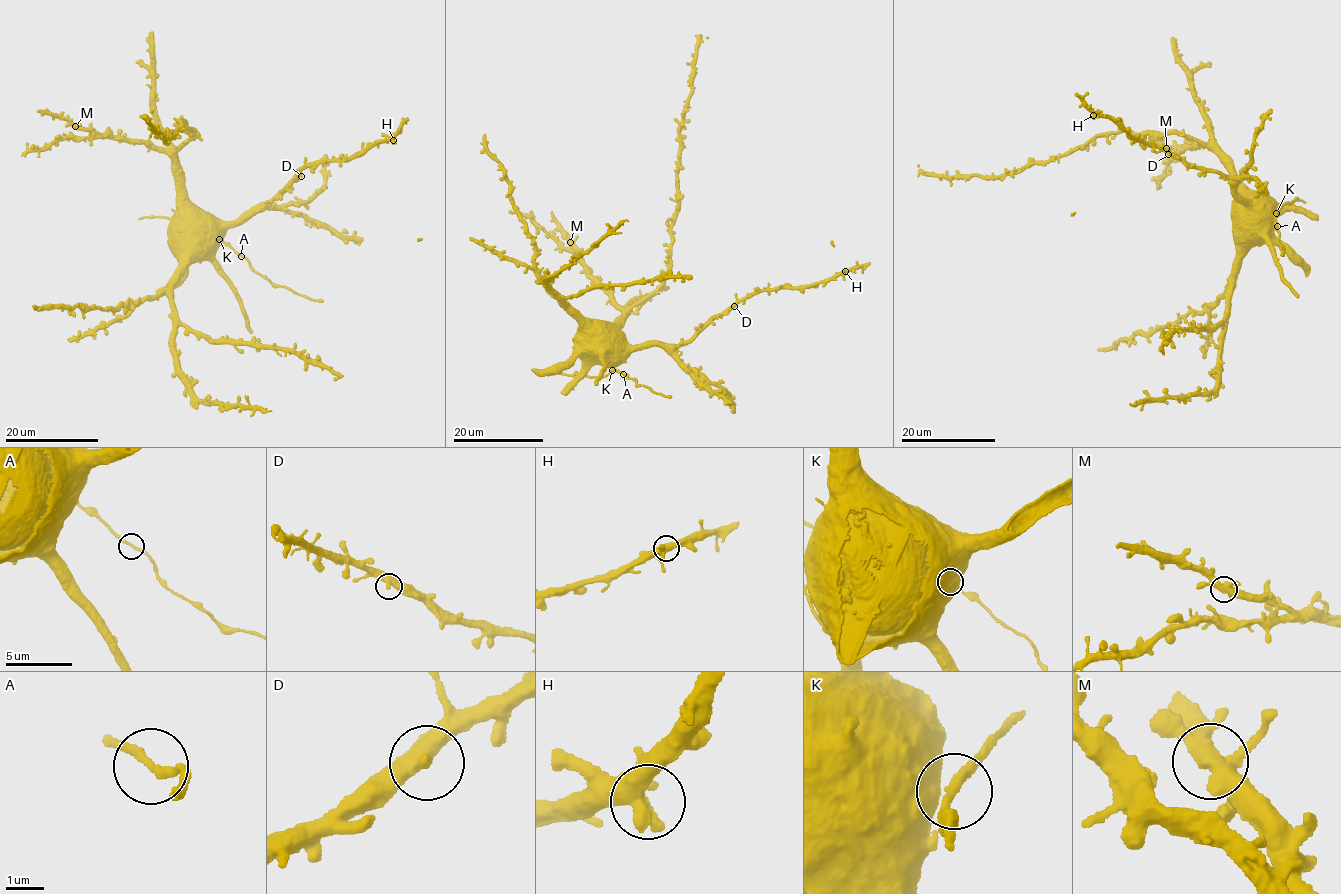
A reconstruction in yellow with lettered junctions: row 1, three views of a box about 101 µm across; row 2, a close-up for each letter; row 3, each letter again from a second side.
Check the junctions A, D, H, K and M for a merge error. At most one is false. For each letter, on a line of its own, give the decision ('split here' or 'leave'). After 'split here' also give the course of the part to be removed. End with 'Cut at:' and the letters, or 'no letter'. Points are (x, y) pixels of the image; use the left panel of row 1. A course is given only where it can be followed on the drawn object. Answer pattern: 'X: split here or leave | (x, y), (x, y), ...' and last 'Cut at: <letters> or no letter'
A: leave
D: leave
H: leave
K: leave
M: leave
Cut at: no letter

